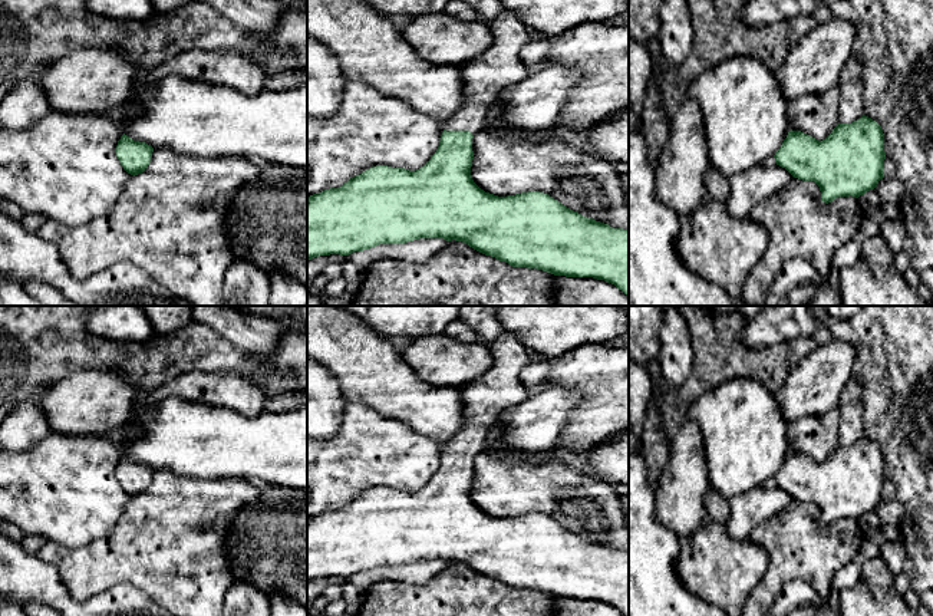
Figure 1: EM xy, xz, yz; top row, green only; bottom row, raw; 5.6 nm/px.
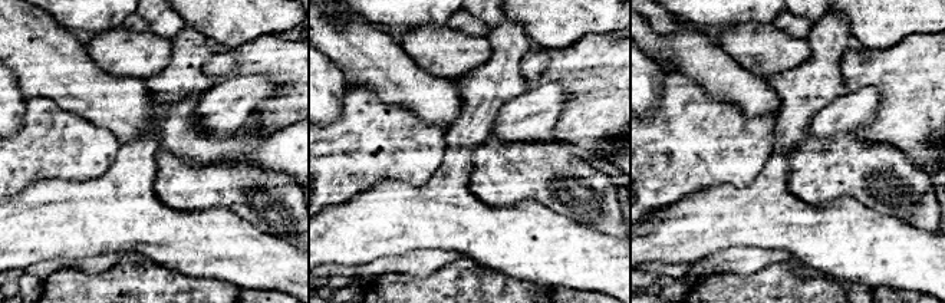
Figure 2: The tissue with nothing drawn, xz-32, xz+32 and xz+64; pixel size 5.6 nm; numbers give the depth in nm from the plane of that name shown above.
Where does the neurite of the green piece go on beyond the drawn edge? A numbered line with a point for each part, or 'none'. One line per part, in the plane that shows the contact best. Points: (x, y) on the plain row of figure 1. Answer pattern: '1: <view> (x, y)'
1: xz (487, 398)

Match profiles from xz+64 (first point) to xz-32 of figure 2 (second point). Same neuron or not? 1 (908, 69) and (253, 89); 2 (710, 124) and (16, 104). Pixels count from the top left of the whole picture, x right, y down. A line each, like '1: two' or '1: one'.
1: two
2: two

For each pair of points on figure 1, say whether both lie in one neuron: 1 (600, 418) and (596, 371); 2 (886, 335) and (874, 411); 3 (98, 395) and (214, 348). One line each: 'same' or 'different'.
1: same
2: same
3: different

